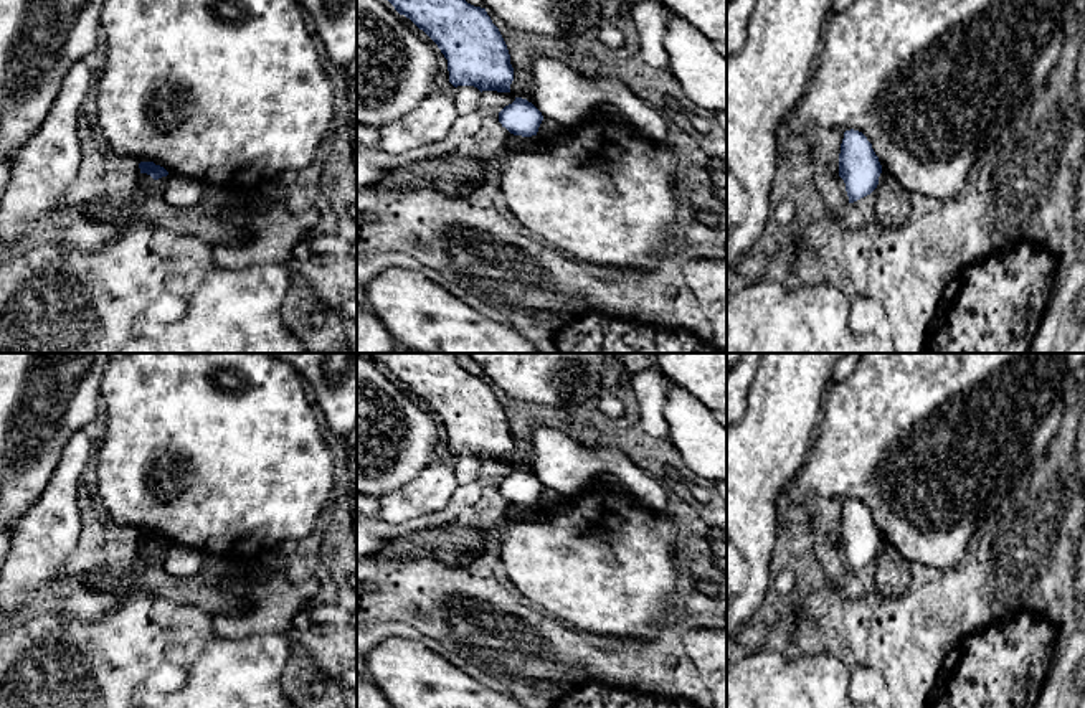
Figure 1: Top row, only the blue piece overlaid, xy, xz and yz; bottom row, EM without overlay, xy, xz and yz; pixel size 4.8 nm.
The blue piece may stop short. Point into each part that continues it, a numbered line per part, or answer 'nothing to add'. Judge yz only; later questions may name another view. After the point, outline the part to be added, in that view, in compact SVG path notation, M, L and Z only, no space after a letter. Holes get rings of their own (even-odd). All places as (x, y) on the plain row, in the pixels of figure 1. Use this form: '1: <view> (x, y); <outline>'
nothing to add

